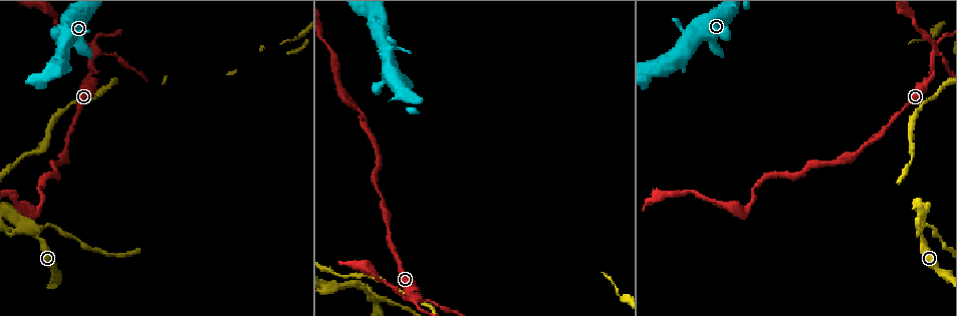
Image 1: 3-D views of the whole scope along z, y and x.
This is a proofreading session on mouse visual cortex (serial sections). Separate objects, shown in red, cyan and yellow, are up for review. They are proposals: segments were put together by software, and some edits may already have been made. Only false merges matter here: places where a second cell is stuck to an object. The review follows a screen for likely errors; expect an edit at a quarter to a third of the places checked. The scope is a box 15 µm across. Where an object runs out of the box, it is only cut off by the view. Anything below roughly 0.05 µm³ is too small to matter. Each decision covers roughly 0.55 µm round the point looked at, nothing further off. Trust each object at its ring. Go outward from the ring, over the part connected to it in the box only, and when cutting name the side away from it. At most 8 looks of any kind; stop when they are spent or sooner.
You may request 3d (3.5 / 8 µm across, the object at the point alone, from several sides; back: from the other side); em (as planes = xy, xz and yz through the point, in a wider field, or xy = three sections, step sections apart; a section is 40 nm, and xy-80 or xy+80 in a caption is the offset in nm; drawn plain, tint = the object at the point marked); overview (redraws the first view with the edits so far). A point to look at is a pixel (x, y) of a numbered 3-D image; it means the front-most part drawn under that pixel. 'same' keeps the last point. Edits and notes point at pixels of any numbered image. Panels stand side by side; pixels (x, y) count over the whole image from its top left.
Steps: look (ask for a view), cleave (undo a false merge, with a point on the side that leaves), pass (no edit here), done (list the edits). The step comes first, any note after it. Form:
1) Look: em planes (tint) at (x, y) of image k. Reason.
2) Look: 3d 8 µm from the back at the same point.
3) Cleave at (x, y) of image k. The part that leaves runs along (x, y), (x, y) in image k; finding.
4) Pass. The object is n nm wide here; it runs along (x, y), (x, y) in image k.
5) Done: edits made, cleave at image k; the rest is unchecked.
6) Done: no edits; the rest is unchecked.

Look: 3d 3.5 µm at (93, 54) of image 1. Four-way junction.

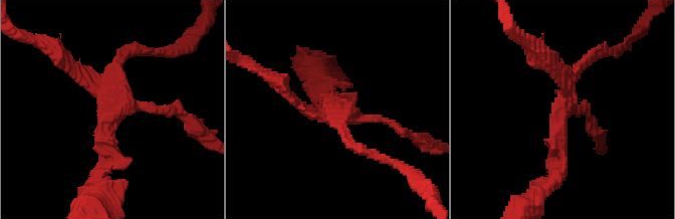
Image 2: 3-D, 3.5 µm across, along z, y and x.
Look: em xy step 3 (tint) at (560, 111) of image 2. Now the EM.

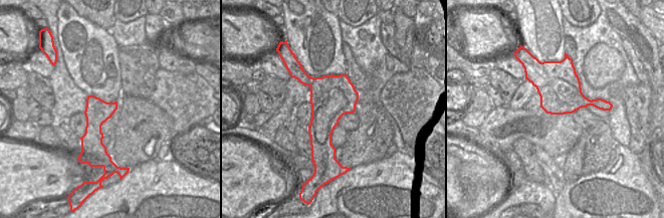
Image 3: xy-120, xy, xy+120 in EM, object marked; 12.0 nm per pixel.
Cleave at (586, 106) of image 2. The part that leaves runs along (560, 110), (564, 72), (532, 45) in image 2; a second cell is stuck on.

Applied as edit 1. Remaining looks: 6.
Look: 3d 3.5 µm from the back at (921, 238) of image 1. Narrows sharply.

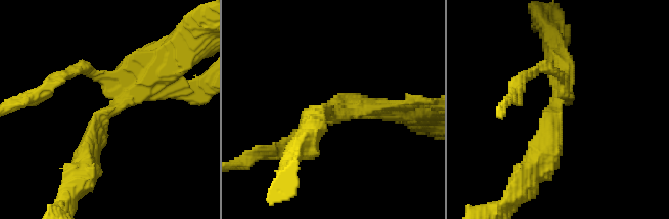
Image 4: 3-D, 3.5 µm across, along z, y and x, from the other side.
Look: em xy step 1 (tint) at (551, 106) of image 4.

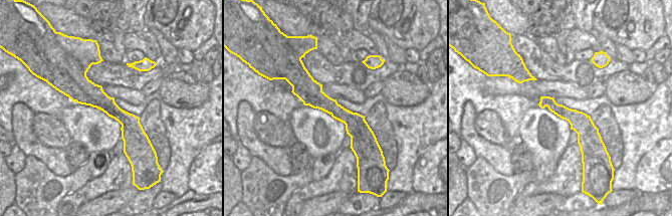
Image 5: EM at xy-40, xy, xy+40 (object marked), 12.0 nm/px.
Cleave at (92, 71) of image 4. The part that leaves runs along (159, 70), (193, 30), (206, 27) in image 4; a second cell is stuck on.

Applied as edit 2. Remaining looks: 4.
Look: em xy step 5 (tint) at (7, 211) of image 1. A fork.

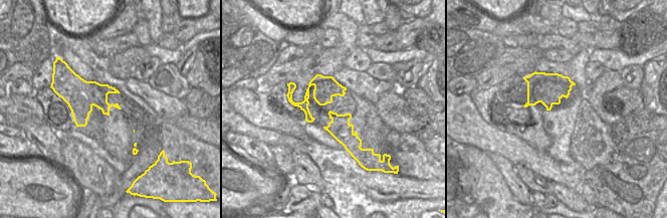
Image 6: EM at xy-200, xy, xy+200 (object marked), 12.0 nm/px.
Look: 3d 3.5 µm at the same point.

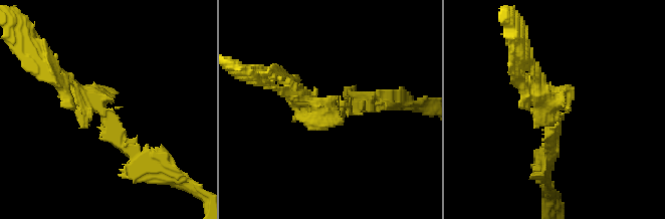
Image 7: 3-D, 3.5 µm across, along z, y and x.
Pass. It runs along (143, 160), (96, 104), (63, 86), (63, 101) in image 7; continuous, no second cell.

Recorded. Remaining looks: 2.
Done: edits made, cleave at image 2, cleave at image 4; the rest is unchecked.

